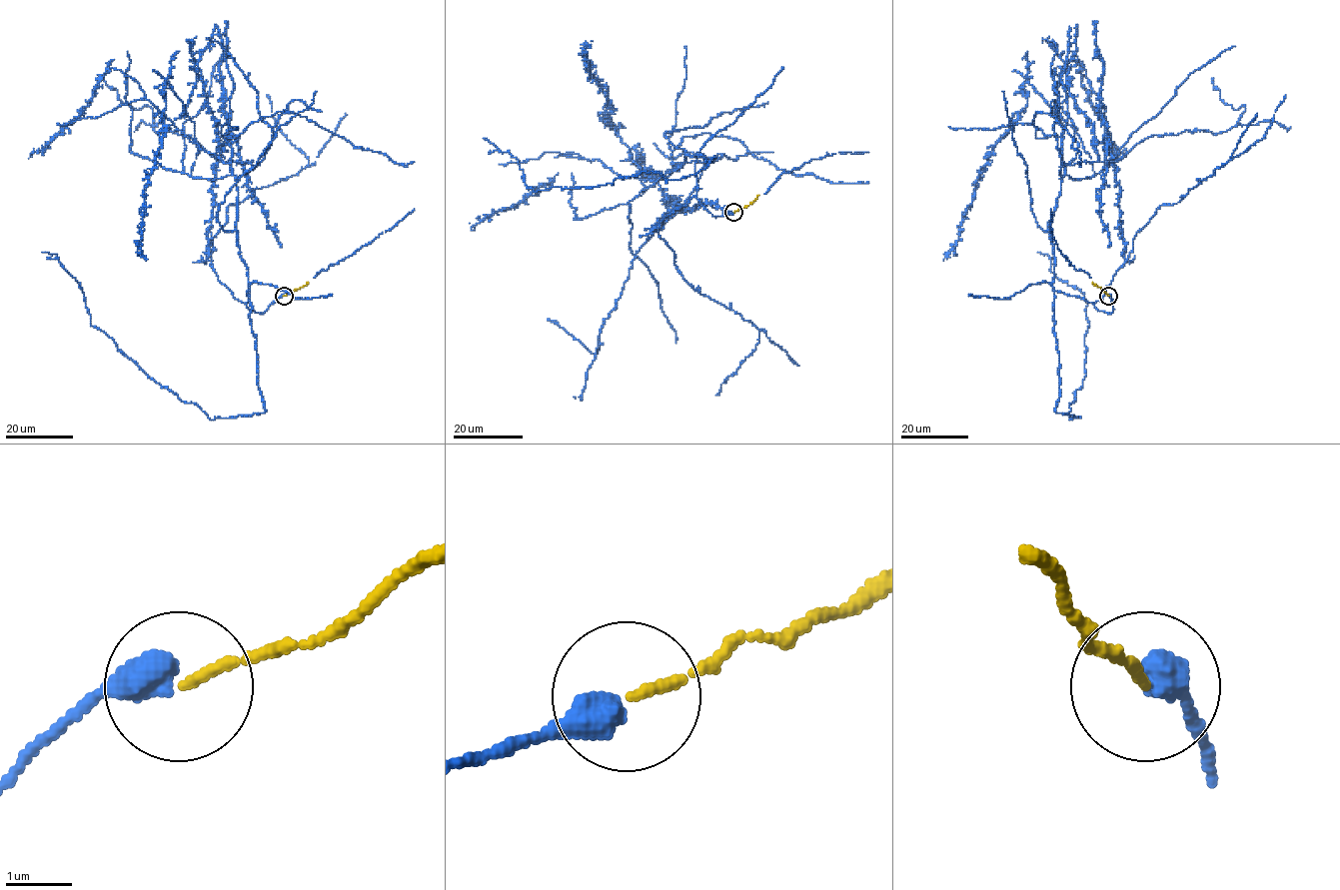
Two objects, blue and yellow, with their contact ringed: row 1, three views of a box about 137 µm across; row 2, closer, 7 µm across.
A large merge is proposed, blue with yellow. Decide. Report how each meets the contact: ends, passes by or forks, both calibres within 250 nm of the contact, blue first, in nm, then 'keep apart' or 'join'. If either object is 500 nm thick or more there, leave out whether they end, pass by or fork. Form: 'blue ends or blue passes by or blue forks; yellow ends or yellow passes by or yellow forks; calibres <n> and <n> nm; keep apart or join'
calibres 500 and 140 nm; join

